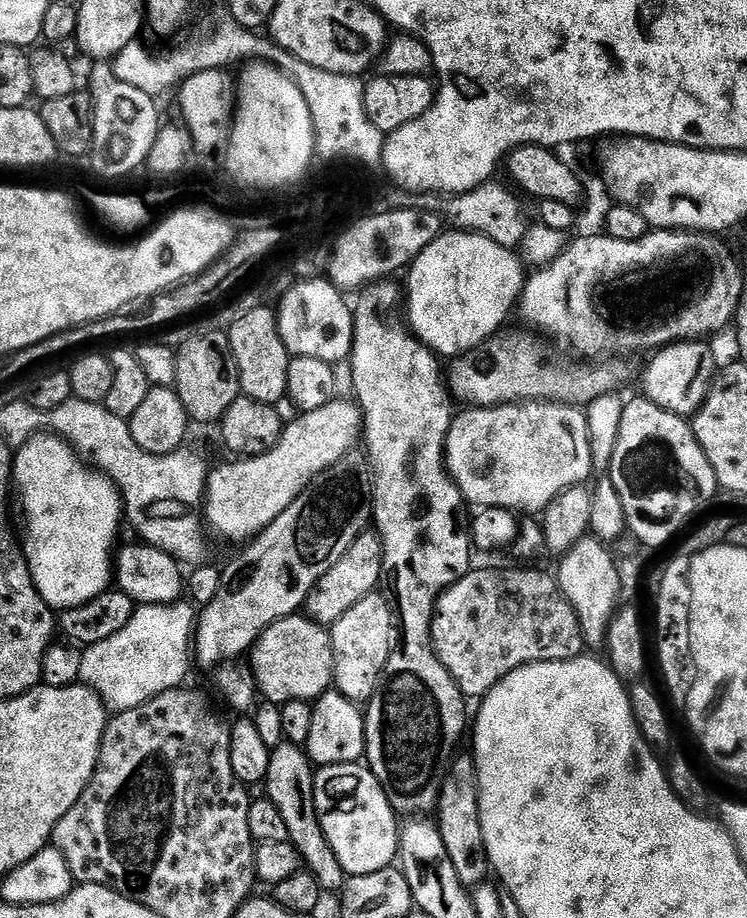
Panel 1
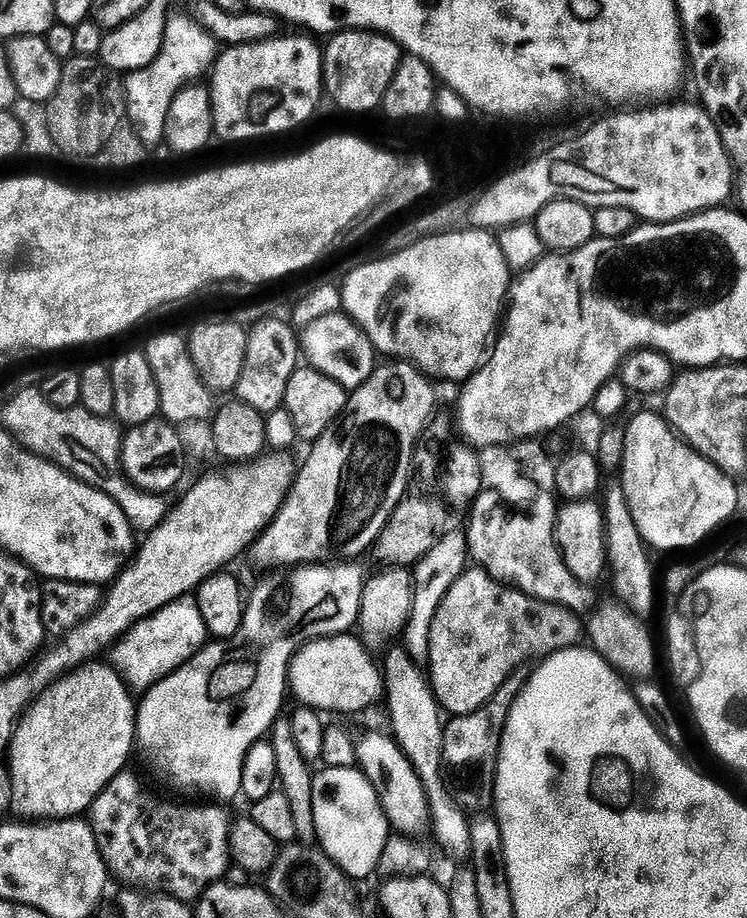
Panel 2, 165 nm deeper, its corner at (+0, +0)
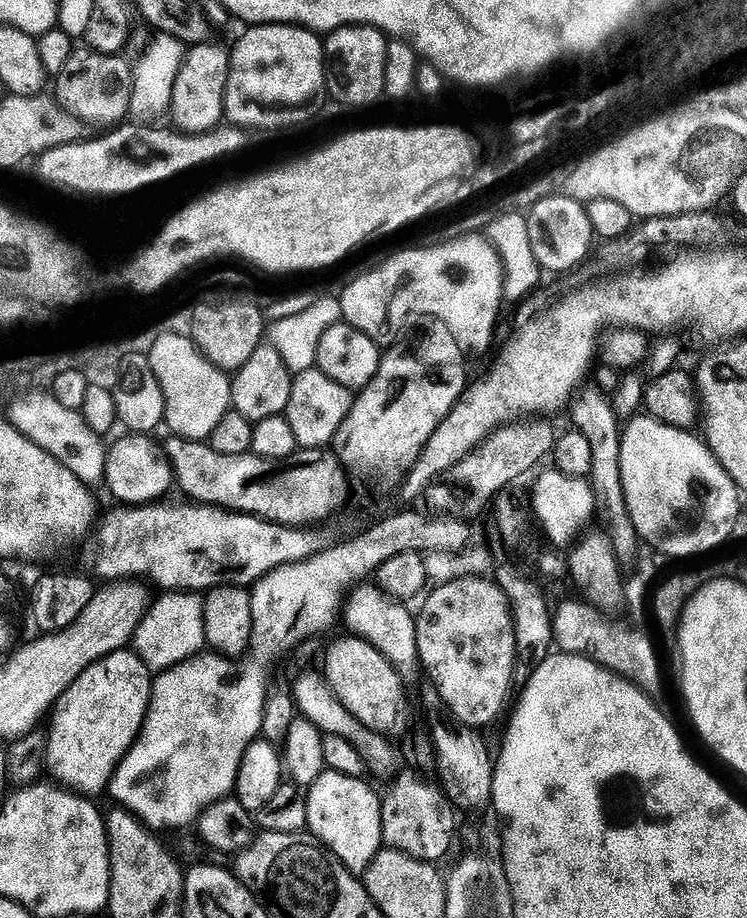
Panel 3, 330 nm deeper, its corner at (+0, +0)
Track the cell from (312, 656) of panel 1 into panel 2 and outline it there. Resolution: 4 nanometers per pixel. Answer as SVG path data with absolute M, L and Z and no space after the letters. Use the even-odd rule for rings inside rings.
M337 634L313 638L292 657L288 670L291 695L295 695L303 707L317 712L352 712L359 714L373 705L382 692L382 672L371 660L369 651L355 635Z

